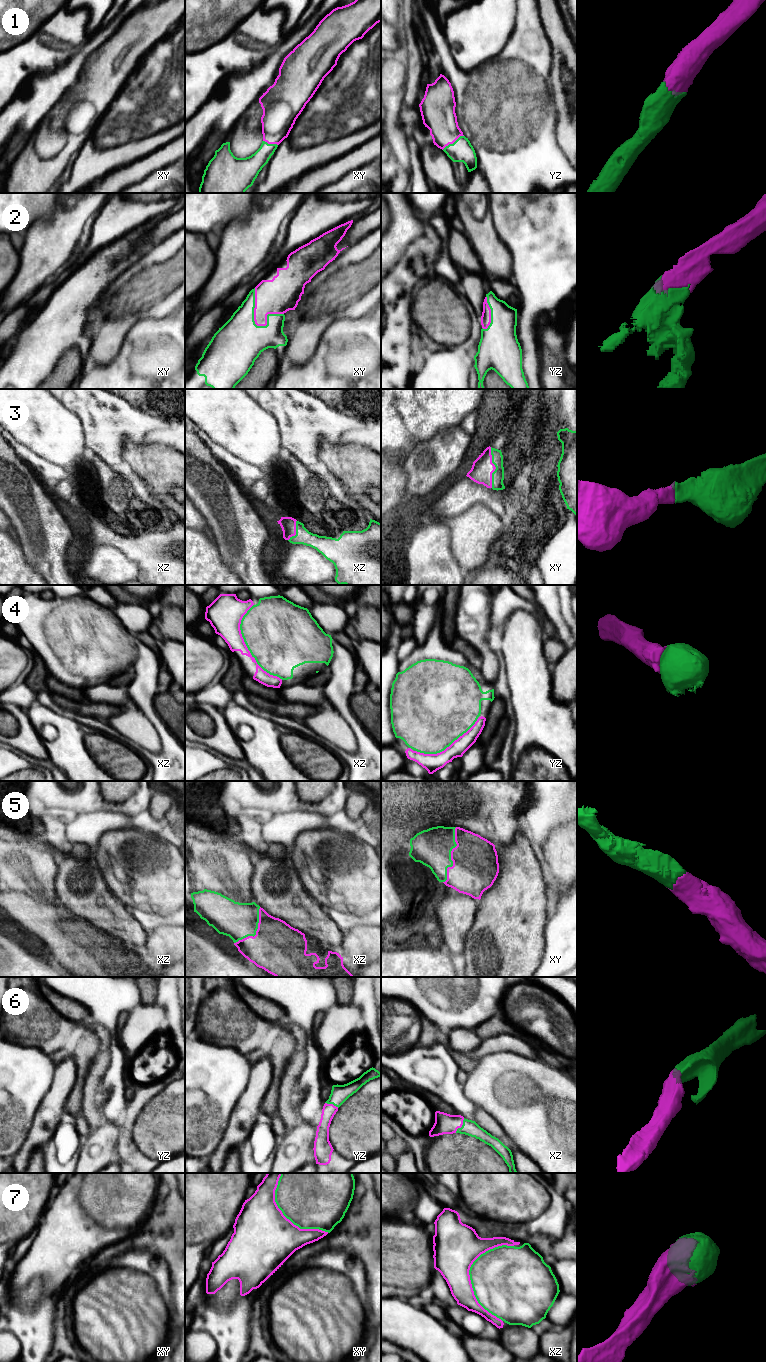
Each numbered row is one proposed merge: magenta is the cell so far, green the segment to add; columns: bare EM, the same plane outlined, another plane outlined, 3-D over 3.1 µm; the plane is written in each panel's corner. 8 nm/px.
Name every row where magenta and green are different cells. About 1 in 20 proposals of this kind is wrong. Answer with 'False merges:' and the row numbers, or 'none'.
False merges: none

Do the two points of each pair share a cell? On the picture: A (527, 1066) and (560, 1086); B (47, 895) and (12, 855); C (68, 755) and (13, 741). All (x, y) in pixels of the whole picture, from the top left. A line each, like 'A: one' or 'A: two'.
A: one
B: one
C: two

